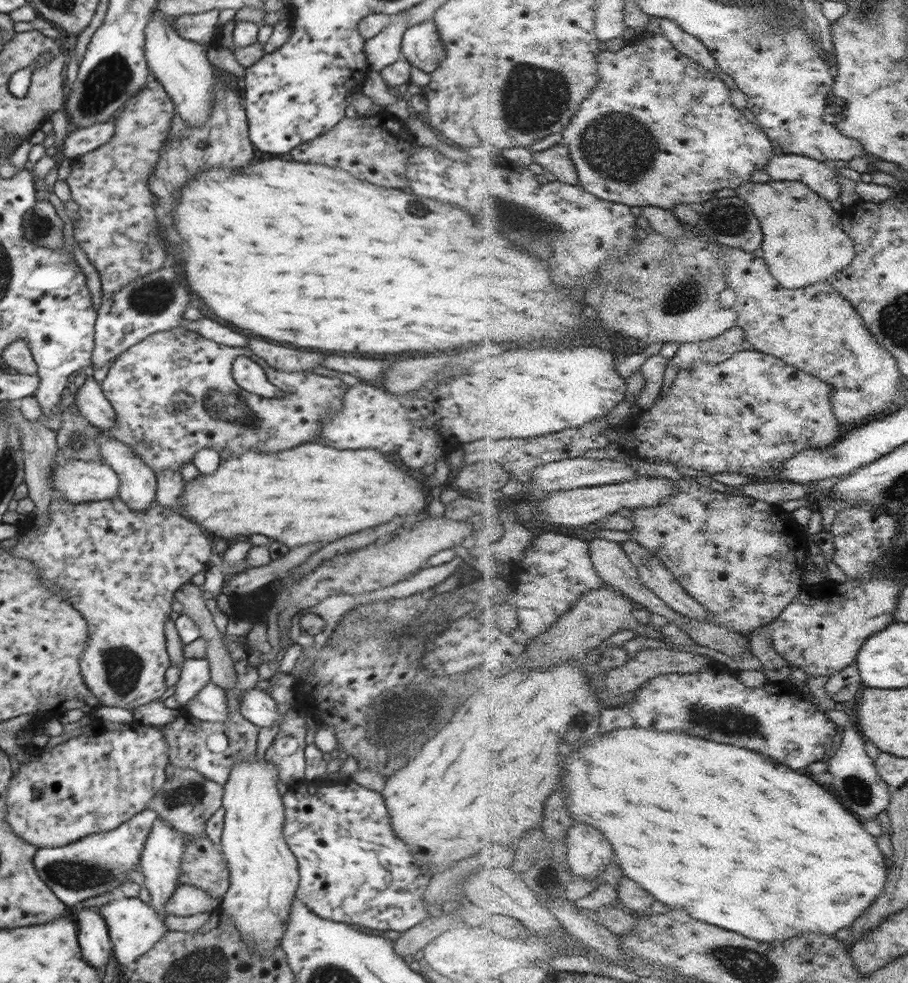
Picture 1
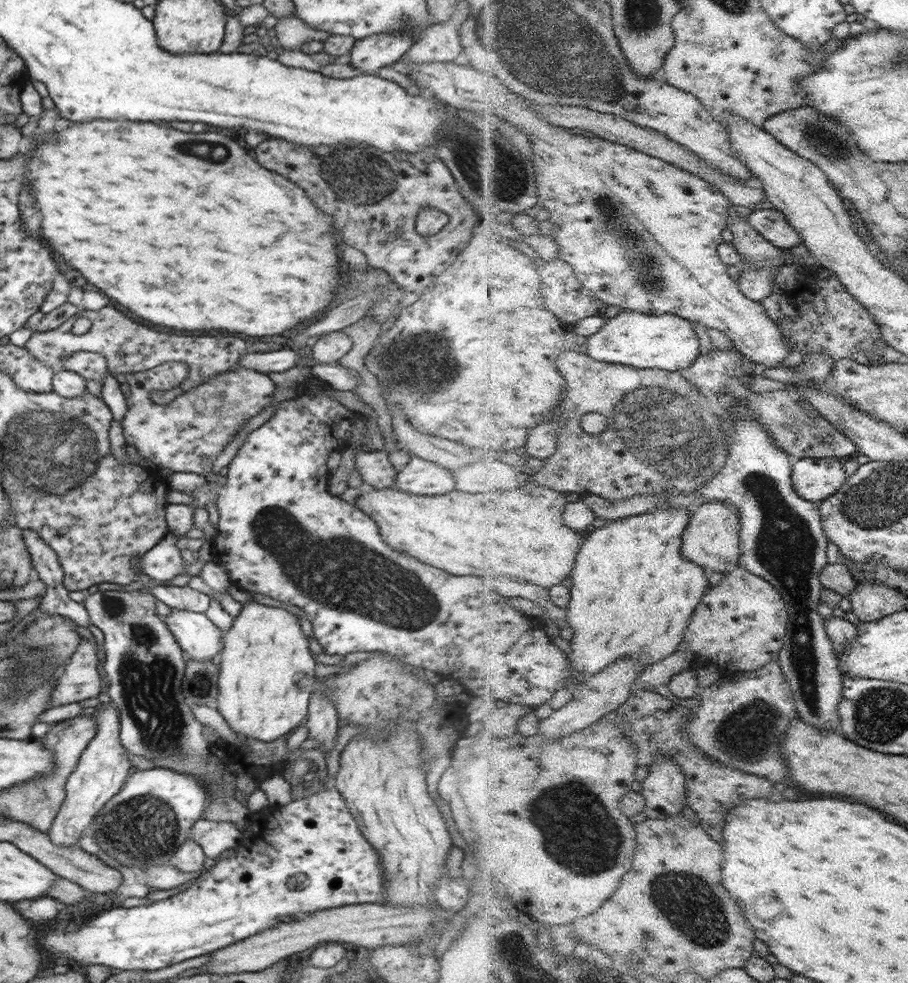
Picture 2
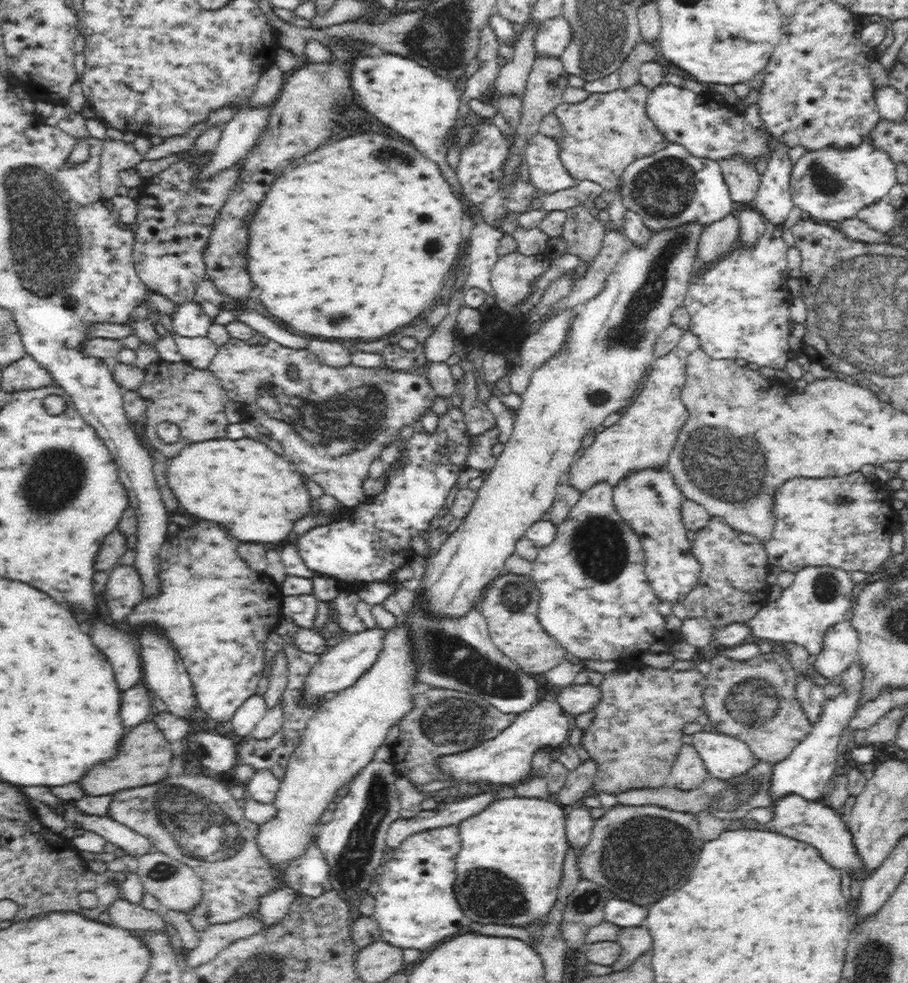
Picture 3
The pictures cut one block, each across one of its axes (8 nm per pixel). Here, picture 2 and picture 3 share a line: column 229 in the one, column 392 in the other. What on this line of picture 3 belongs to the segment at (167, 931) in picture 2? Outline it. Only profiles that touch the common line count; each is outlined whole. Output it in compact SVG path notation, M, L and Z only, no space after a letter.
M457 825L434 828L410 836L392 858L382 865L378 878L379 890L375 898L373 918L380 927L382 941L400 949L426 950L460 934L464 913L454 896L455 854L461 849Z

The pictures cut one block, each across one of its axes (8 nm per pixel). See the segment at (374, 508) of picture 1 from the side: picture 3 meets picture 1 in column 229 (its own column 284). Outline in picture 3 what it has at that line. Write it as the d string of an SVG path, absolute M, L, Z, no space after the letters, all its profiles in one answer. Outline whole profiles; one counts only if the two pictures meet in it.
M252 438L187 444L169 464L168 486L185 514L216 522L242 542L283 544L292 537L292 520L299 521L312 510L300 474L282 456Z

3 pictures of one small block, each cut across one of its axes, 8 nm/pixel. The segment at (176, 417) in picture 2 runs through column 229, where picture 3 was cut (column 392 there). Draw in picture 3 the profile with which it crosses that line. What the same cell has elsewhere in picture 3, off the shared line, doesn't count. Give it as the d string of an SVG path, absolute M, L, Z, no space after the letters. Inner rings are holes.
M262 337L257 344L247 344L245 340L238 340L236 338L231 338L226 344L222 344L217 348L217 354L212 358L210 366L207 369L212 375L215 376L216 380L222 385L224 391L229 396L230 399L247 402L247 406L244 406L244 412L242 412L242 418L246 420L247 424L257 429L263 435L267 435L270 439L277 440L281 442L296 442L296 431L308 444L322 444L322 446L314 446L314 448L290 448L292 452L288 452L288 460L294 462L294 468L302 474L306 474L310 480L314 480L316 484L319 484L323 491L330 496L334 496L336 500L340 501L344 508L350 508L359 506L362 503L368 502L371 498L364 493L364 480L368 478L368 472L370 472L370 464L374 462L374 459L379 458L382 454L383 447L390 446L391 442L397 440L396 434L402 430L405 433L411 430L411 426L414 422L418 422L426 412L430 412L433 400L436 400L437 394L434 392L432 385L426 377L426 374L422 371L393 371L386 370L382 367L374 368L362 368L355 365L348 365L342 368L334 368L332 366L327 366L322 363L316 356L310 353L308 349L294 349L282 346L282 344L276 343L274 340ZM294 367L296 369L297 379L292 379L288 377L289 368Z

